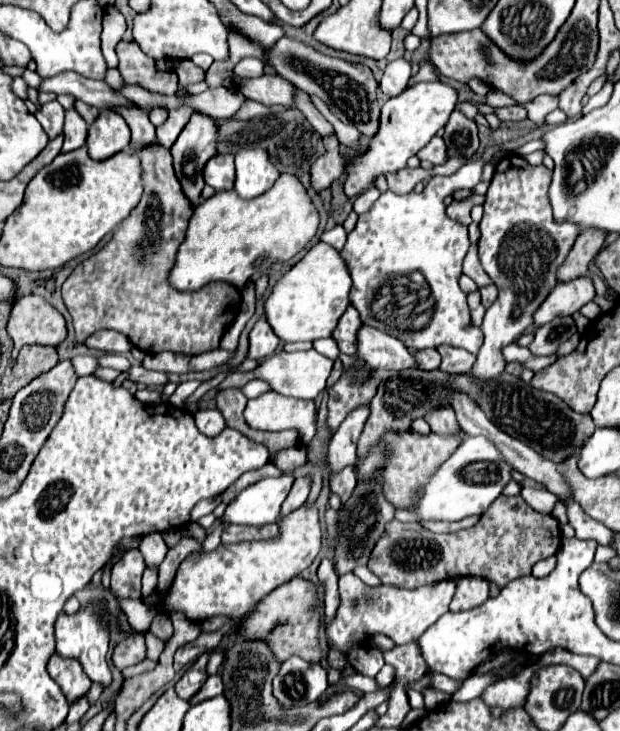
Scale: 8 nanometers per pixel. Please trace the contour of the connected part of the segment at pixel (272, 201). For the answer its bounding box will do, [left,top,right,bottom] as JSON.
[169,174,319,290]

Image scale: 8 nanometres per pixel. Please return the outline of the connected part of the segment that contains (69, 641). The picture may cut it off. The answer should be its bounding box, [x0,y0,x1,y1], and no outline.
[55,602,111,686]

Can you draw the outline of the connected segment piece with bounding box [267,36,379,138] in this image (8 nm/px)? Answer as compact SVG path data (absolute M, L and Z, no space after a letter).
M283 36L275 48L271 48L271 56L267 56L271 64L275 64L275 70L289 80L291 84L303 88L307 94L319 96L329 110L345 124L353 124L361 134L373 136L379 128L379 122L371 122L371 104L373 104L373 92L377 92L377 82L371 74L371 70L363 64L349 64L339 58L329 58L319 52L315 52L311 46L305 46L293 38Z

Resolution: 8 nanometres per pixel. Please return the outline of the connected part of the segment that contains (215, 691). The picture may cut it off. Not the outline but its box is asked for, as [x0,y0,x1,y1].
[189,674,223,706]

